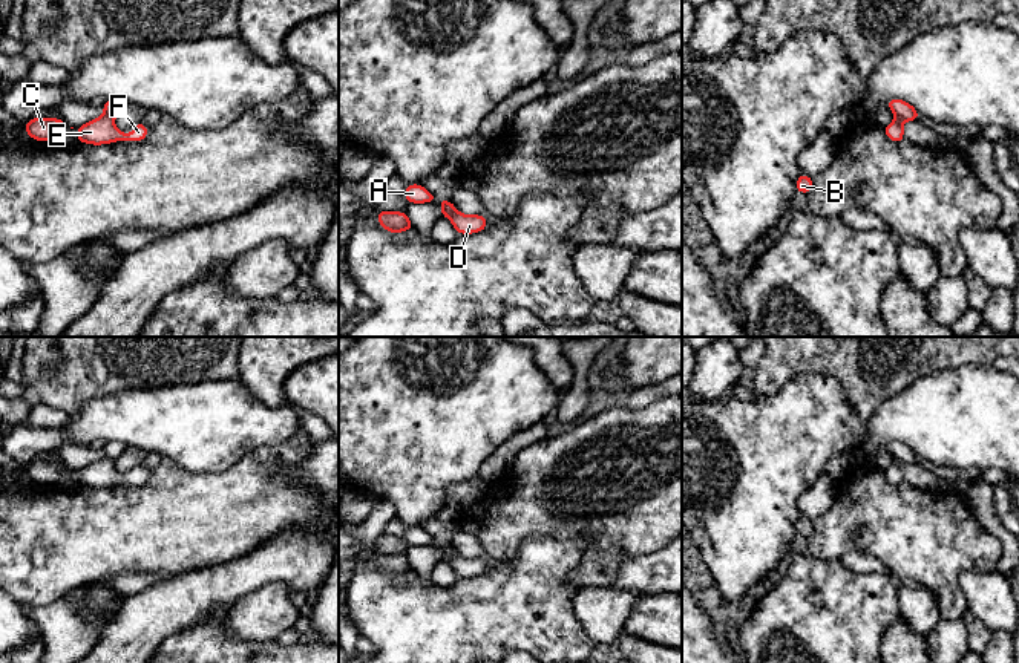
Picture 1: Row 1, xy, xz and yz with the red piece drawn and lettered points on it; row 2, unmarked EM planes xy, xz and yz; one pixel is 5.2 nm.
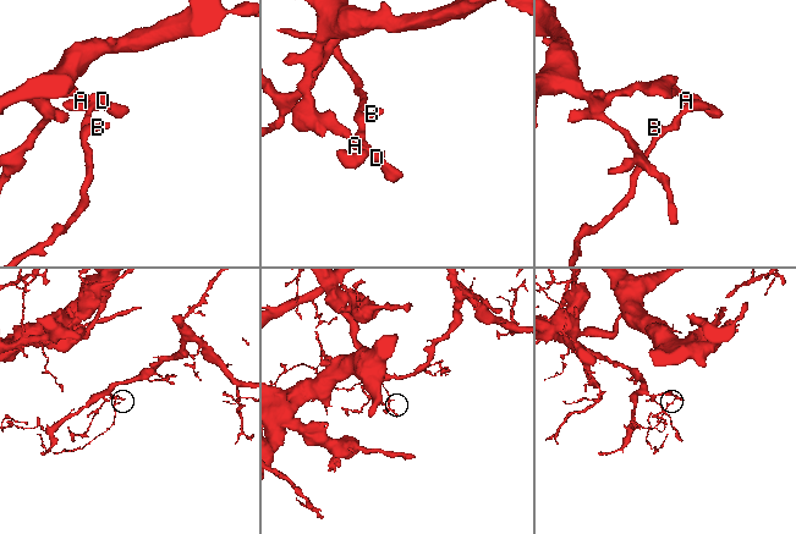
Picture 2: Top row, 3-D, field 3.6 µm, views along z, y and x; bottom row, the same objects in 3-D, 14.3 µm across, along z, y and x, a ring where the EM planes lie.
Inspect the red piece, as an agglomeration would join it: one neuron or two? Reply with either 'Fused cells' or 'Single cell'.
Single cell

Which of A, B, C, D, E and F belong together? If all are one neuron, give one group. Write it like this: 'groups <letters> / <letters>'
groups A B C D E F

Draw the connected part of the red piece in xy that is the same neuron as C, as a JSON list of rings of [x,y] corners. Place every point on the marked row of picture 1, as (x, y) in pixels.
[[[34,116],[23,129],[34,141],[55,142],[61,132],[67,129],[67,124],[61,118]]]

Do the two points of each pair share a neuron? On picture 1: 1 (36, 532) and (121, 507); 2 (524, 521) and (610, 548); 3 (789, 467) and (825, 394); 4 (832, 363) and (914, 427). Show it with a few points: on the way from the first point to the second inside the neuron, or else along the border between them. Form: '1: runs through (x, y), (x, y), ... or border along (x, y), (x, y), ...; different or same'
1: runs through (57, 532), (97, 532), (100, 529); same
2: runs through (546, 521), (586, 521), (592, 527); same
3: runs through (789, 449), (819, 417), (819, 412); same
4: border along (912, 382), (889, 397), (866, 420); different

